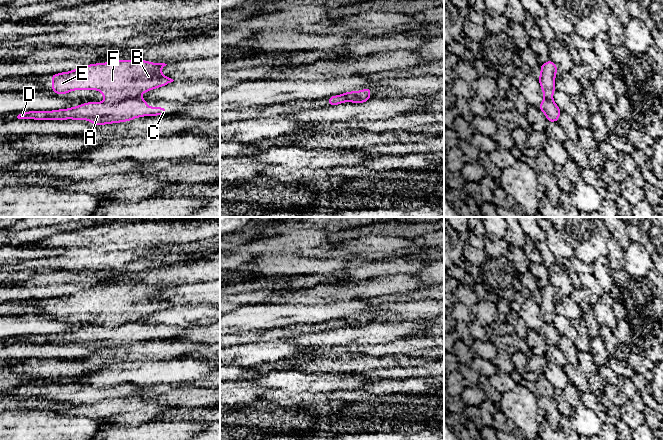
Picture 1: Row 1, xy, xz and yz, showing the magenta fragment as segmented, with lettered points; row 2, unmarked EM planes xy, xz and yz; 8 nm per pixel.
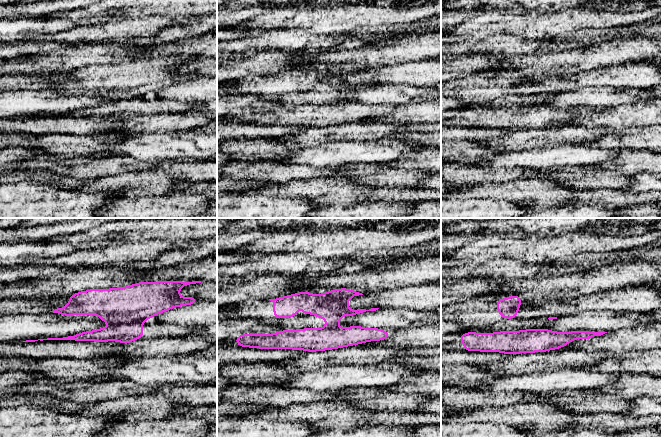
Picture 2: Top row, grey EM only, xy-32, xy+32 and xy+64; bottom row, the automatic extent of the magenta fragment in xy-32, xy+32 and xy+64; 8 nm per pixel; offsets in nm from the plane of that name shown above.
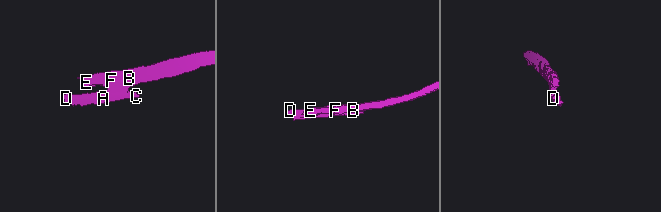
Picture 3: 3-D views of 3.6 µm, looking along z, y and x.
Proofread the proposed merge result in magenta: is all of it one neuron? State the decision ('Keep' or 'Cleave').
Cleave

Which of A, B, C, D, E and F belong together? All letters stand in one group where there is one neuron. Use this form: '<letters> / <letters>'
A C D / B E F

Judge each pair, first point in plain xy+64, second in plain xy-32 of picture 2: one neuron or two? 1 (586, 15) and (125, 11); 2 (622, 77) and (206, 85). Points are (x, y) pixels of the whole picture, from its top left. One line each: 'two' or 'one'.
1: one
2: two

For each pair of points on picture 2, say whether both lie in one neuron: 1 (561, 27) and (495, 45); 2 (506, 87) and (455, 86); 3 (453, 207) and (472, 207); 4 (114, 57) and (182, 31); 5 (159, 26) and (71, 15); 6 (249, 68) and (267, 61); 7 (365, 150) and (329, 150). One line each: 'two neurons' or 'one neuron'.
1: two neurons
2: one neuron
3: one neuron
4: two neurons
5: two neurons
6: one neuron
7: one neuron

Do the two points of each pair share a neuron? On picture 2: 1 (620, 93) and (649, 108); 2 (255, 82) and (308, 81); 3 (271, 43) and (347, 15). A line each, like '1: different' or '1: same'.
1: different
2: same
3: different

